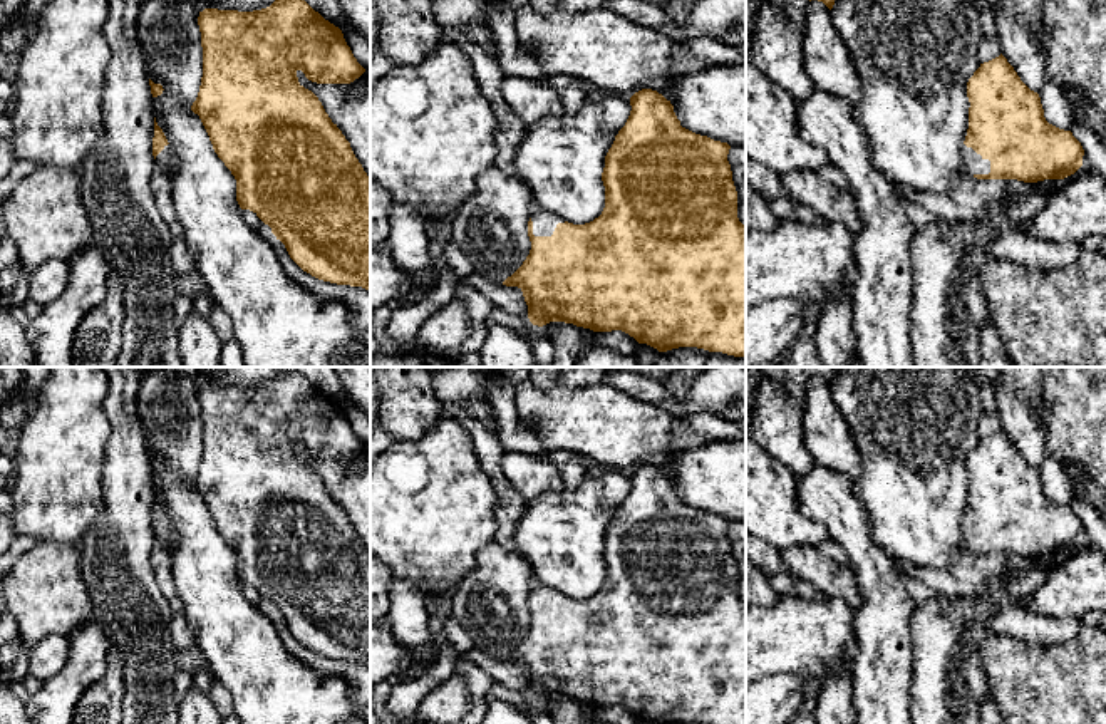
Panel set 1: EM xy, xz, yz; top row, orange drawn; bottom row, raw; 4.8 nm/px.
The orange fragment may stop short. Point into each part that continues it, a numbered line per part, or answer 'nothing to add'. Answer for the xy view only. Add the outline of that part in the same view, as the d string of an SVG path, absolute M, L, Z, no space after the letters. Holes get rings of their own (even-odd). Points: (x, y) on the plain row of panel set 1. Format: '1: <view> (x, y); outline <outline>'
1: xy (165, 537); outline M164 521L164 525L156 531L156 545L161 545L164 548L171 548L171 545L174 543L174 535L171 530L171 521Z

